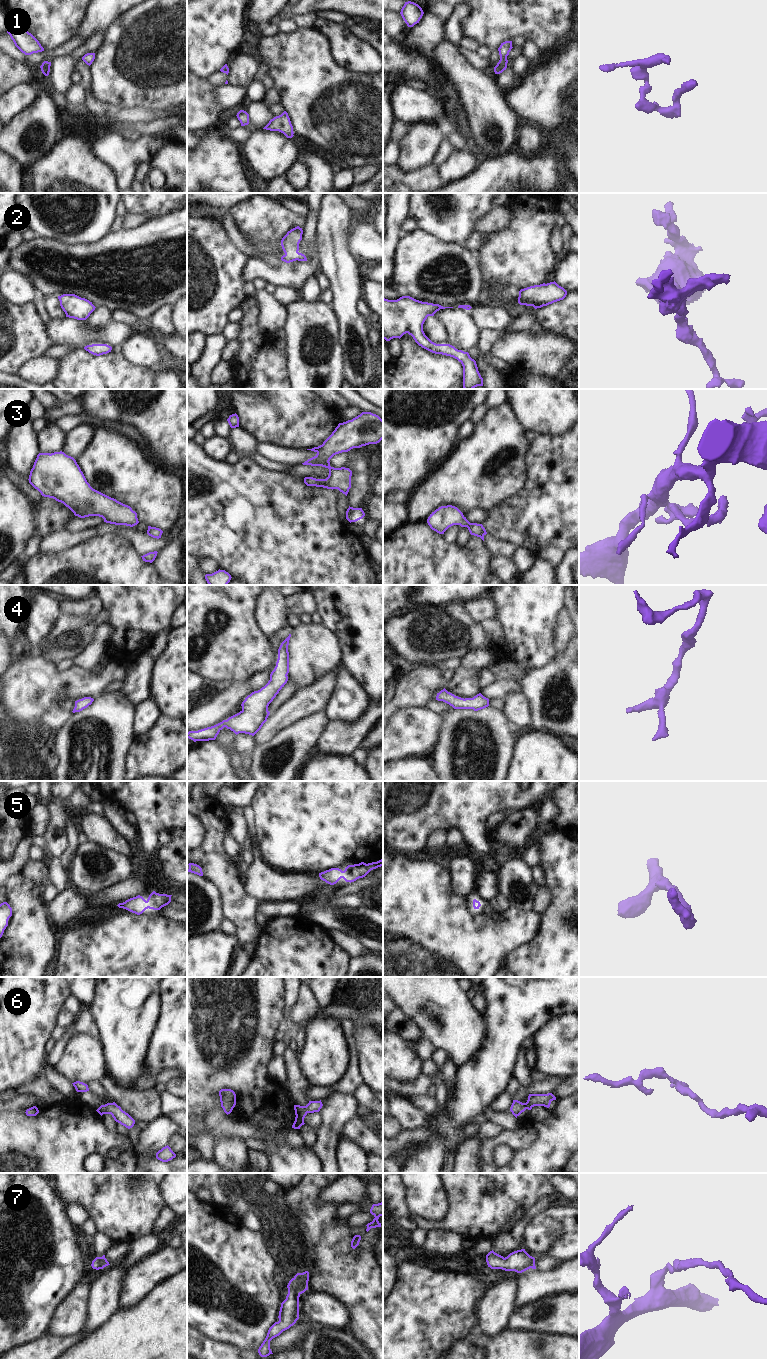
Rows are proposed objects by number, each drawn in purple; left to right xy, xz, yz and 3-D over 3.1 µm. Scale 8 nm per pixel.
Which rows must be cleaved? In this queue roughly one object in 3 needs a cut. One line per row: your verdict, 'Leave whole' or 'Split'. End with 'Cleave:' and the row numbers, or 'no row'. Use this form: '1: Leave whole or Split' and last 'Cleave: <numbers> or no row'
1: Leave whole
2: Leave whole
3: Leave whole
4: Leave whole
5: Leave whole
6: Leave whole
7: Leave whole
Cleave: no row

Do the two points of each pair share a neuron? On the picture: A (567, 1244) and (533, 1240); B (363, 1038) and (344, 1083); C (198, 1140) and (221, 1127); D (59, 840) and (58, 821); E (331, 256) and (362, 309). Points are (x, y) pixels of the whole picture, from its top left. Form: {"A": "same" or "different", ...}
{"A": "different", "B": "different", "C": "different", "D": "same", "E": "different"}

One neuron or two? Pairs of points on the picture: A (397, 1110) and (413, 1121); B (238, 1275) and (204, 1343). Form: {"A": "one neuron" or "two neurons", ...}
{"A": "one neuron", "B": "two neurons"}

